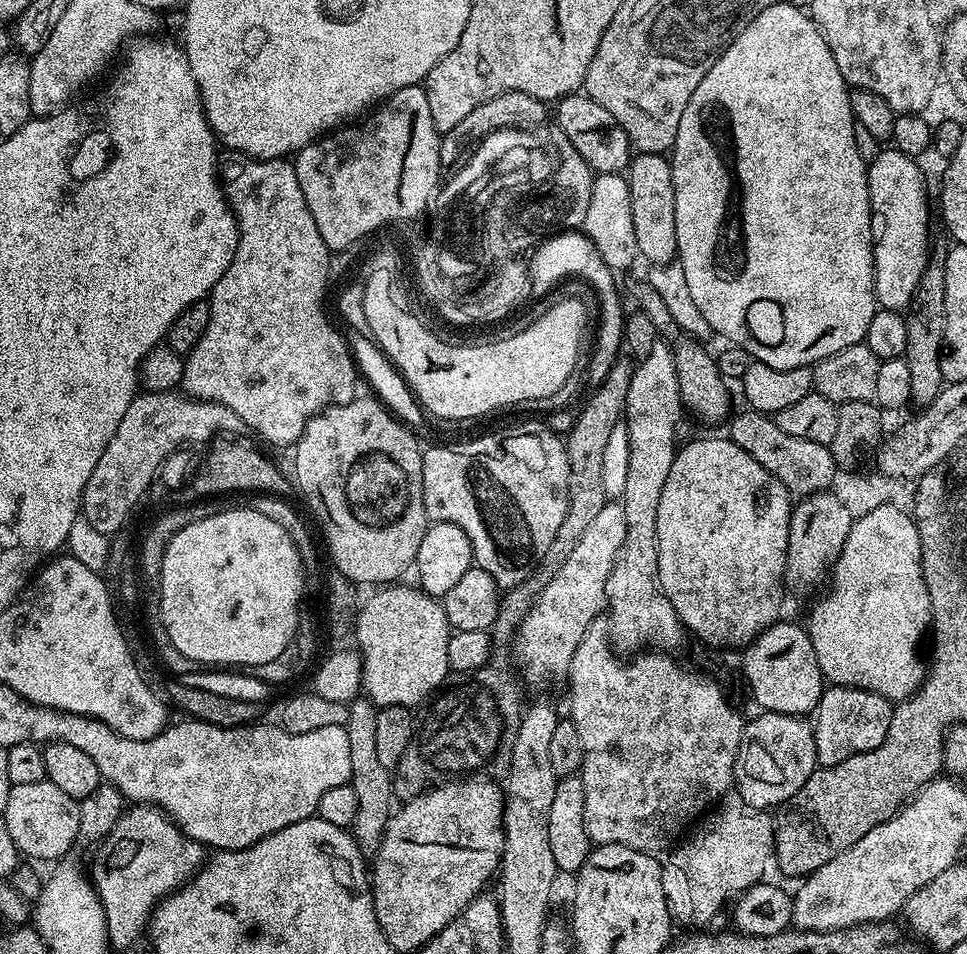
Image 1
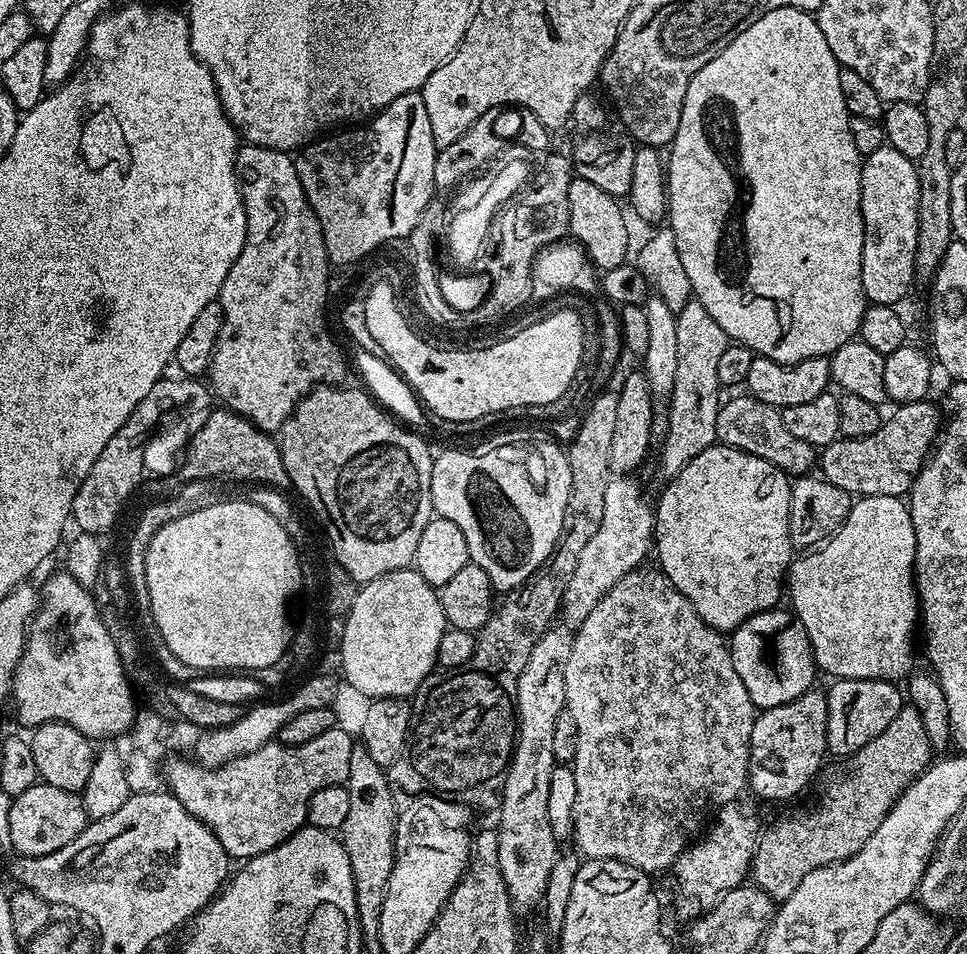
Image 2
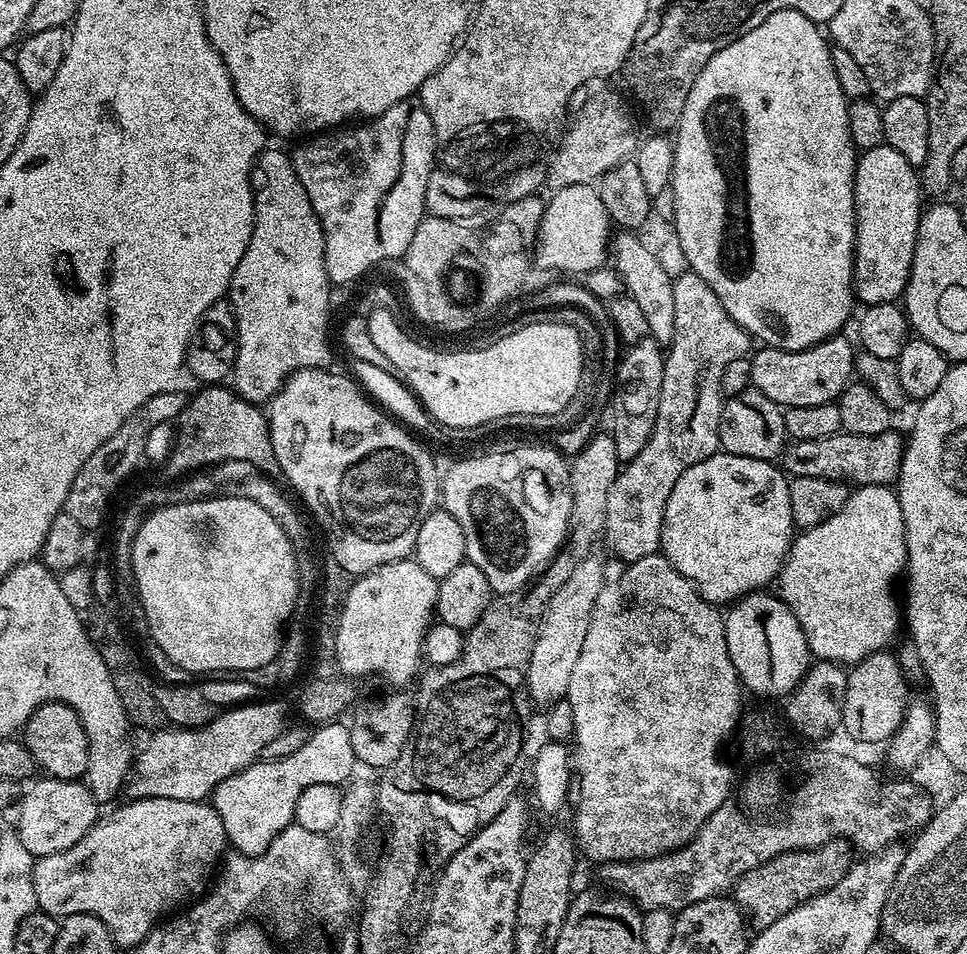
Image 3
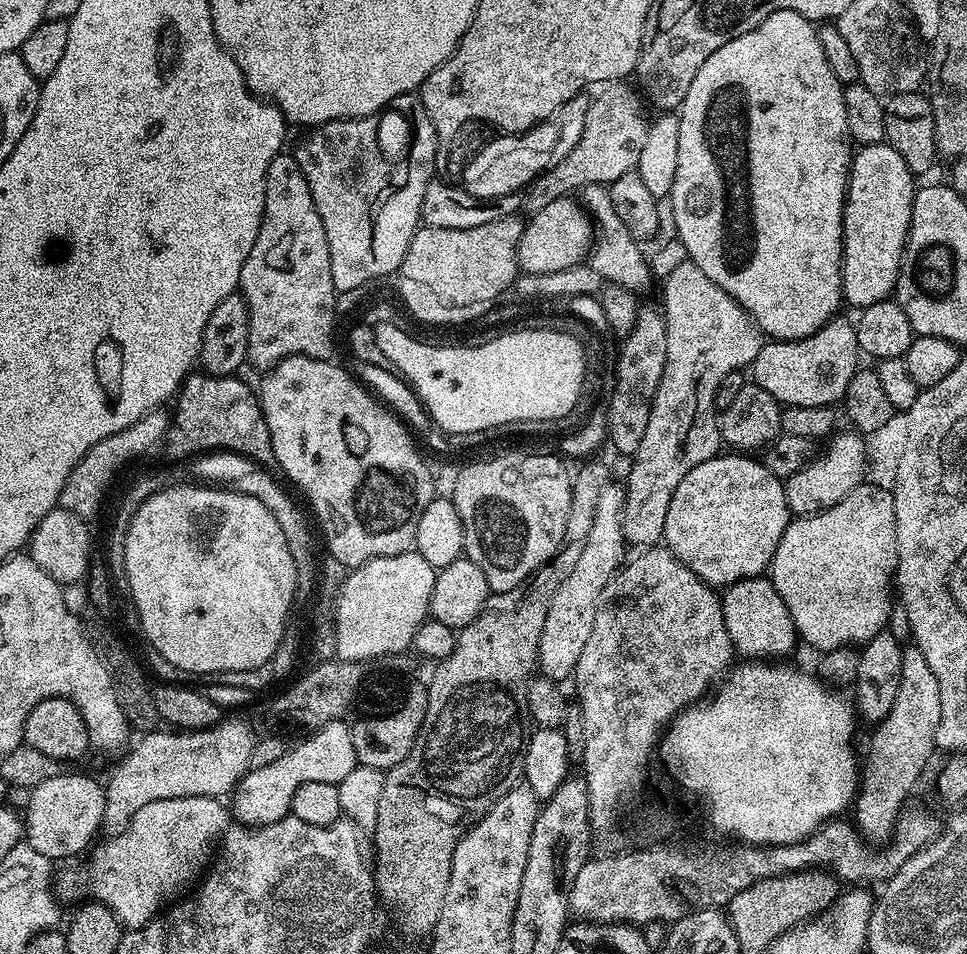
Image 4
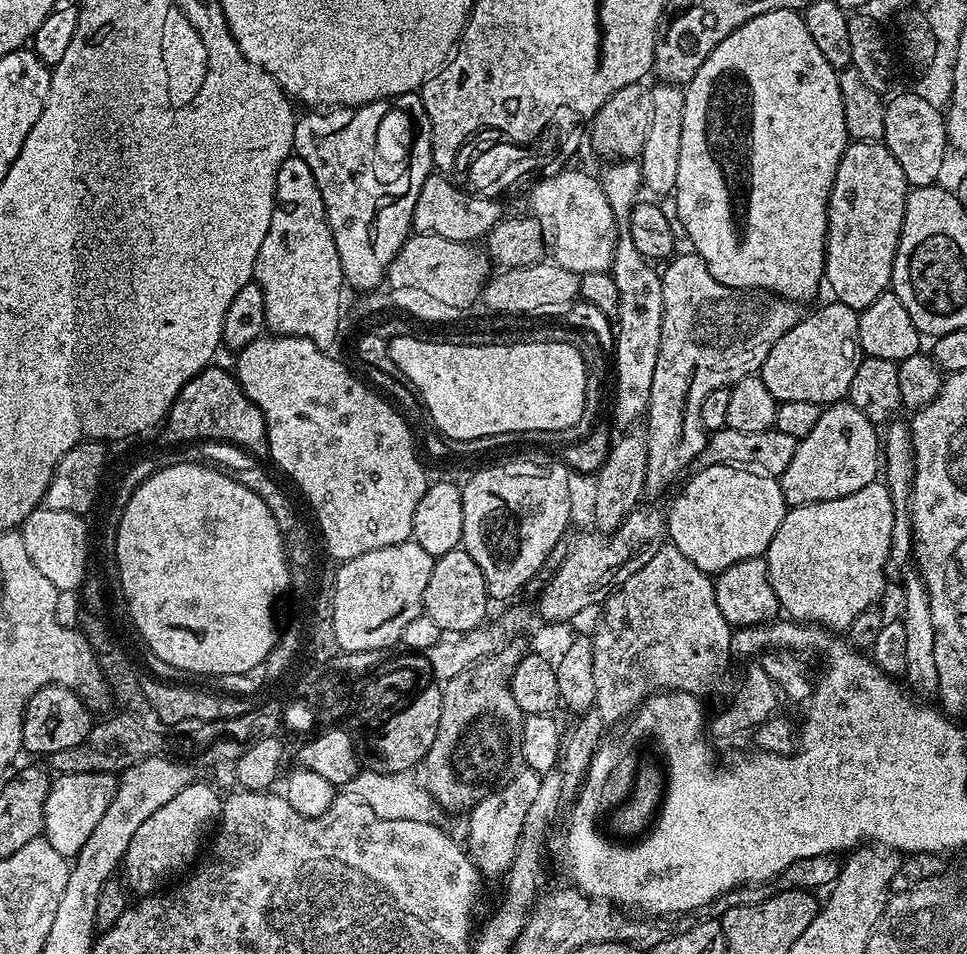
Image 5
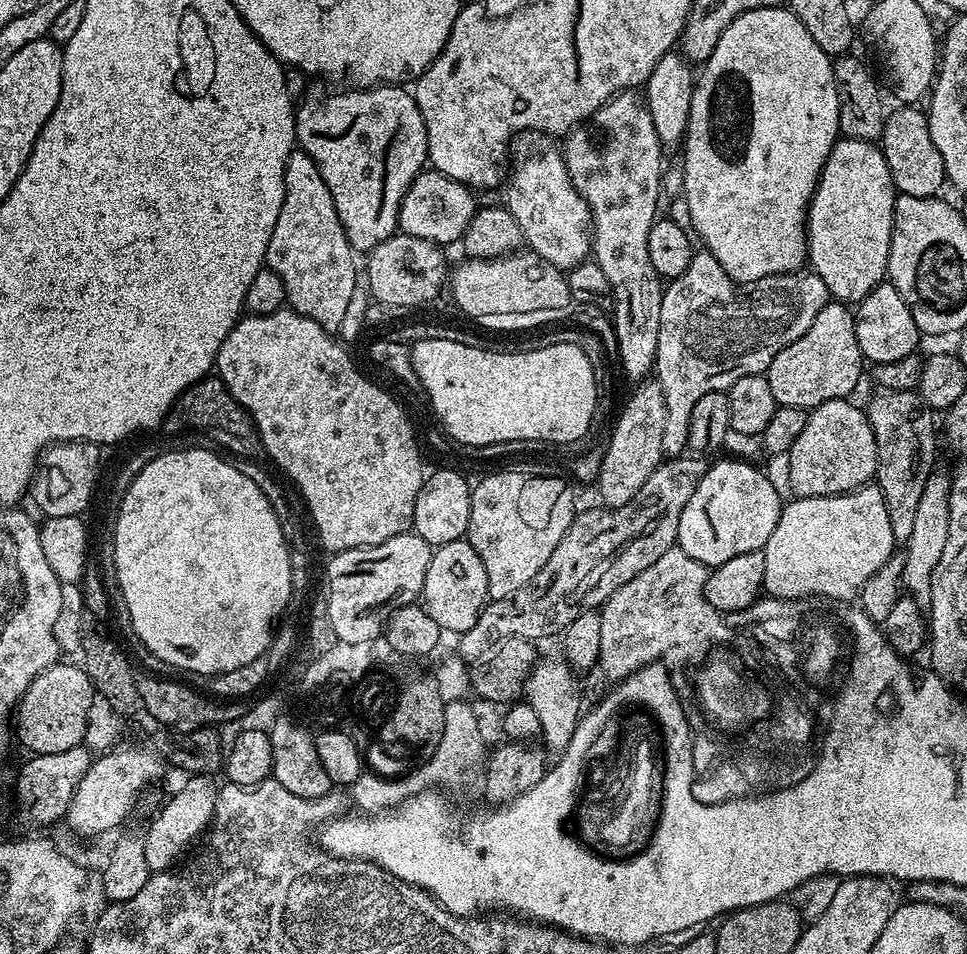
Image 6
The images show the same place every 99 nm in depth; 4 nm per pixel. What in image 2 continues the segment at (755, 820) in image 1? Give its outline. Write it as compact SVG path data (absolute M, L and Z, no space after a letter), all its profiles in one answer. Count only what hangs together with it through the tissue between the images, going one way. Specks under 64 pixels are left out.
M737 803L725 804L717 811L713 822L712 828L702 840L697 839L684 849L670 872L674 878L676 894L674 910L685 924L703 916L730 889L739 887L745 881L744 876L746 878L749 875L755 857L760 825L738 807Z

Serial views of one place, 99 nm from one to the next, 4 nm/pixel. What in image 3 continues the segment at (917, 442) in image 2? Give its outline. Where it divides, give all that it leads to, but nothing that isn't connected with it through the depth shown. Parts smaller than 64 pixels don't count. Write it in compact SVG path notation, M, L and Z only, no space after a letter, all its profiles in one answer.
M843 430L834 436L813 440L792 440L778 457L778 464L789 477L838 480L852 486L891 485L899 477L906 440L896 430L877 436L855 436Z

